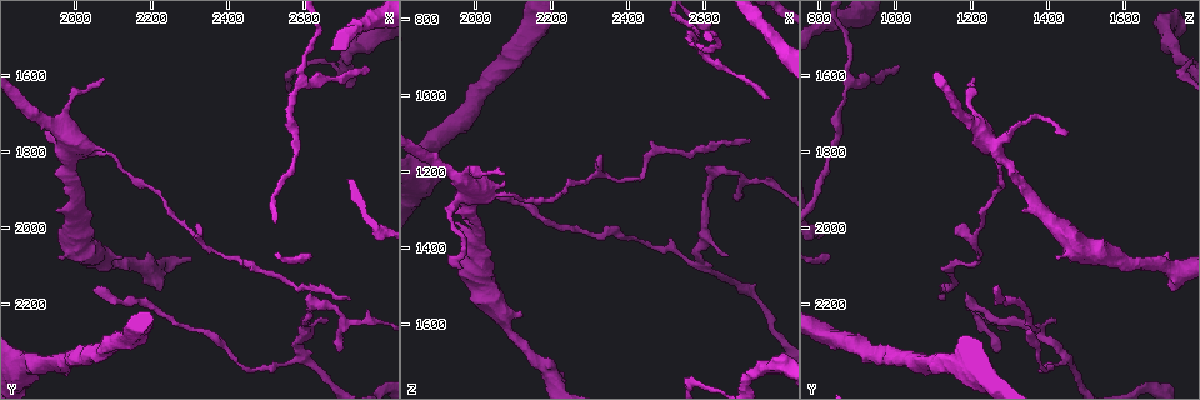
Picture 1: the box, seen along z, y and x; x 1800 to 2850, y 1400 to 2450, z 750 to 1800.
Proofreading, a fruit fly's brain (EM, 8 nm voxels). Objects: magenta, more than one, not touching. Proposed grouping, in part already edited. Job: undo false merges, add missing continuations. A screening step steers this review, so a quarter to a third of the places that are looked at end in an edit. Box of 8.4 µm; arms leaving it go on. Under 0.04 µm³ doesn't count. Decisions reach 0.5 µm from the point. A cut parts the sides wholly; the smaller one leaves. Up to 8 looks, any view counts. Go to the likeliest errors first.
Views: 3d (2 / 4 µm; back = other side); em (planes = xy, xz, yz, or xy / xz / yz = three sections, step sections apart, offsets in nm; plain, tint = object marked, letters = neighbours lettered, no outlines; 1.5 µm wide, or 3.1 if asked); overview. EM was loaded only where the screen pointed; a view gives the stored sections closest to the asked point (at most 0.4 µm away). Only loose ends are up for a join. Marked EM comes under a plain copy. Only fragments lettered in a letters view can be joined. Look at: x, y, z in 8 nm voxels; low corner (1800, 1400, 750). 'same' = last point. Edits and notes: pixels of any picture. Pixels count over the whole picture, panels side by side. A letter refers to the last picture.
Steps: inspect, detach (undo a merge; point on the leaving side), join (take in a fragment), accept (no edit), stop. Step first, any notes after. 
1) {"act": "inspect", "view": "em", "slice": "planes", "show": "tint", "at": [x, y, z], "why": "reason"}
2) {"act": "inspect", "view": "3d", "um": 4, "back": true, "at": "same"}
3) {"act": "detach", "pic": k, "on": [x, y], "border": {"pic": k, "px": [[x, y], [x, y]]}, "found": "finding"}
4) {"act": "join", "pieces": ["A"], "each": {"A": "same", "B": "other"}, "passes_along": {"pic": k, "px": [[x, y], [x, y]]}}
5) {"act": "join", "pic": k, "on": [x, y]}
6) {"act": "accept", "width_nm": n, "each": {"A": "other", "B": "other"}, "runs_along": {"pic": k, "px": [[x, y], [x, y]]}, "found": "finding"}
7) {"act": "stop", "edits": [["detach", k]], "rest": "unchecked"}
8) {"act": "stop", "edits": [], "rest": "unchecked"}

{"act": "inspect", "view": "em", "slice": "xz", "step": 4, "show": "letters", "at": [2660, 2245, 1425], "why": "thin end"}

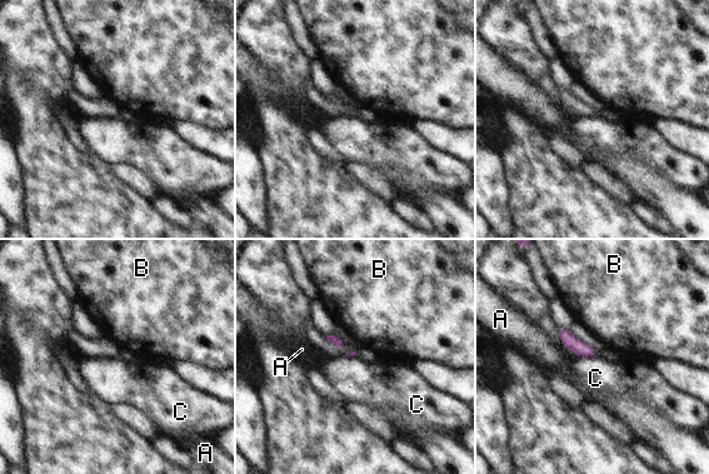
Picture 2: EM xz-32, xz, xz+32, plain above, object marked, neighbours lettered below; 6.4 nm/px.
{"act": "accept", "each": {"A": "other", "B": "other", "C": "other"}, "found": "none of them fits"}

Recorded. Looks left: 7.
{"act": "inspect", "view": "em", "slice": "xz", "step": 8, "show": "tint", "at": [2045, 2170, 1275], "why": "free end"}

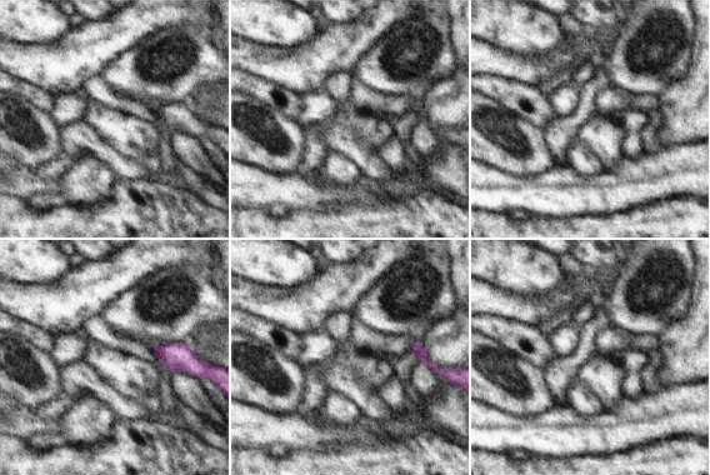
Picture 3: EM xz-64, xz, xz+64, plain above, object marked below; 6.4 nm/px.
{"act": "inspect", "view": "em", "slice": "planes", "show": "letters", "at": "same"}

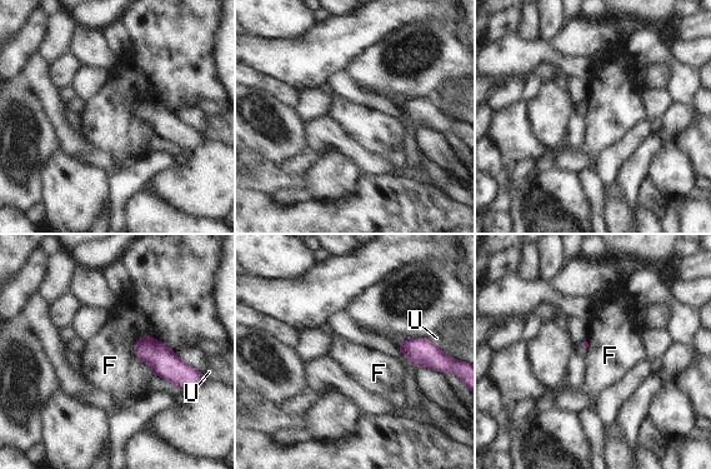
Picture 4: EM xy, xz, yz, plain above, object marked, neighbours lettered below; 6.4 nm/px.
{"act": "accept", "longest_contact_nm": ["F", 240], "each": {"F": "other", "U": "other"}, "found": "none of them fits"}

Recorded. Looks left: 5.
{"act": "inspect", "view": "3d", "um": 4, "back": true, "at": [2650, 2205, 1195], "why": "abrupt turn"}

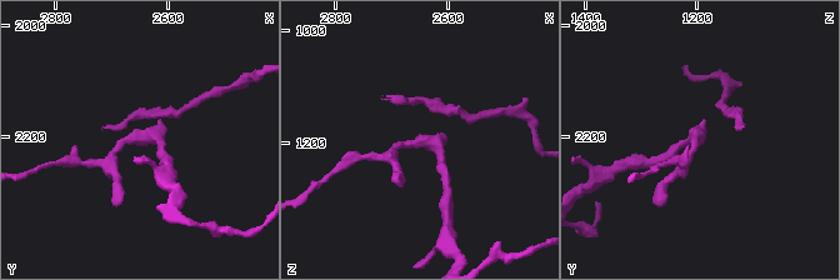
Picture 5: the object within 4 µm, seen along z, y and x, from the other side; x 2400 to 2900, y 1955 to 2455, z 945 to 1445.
{"act": "inspect", "view": "em", "slice": "xy", "step": 8, "show": "tint", "at": [2640, 2195, 1205]}

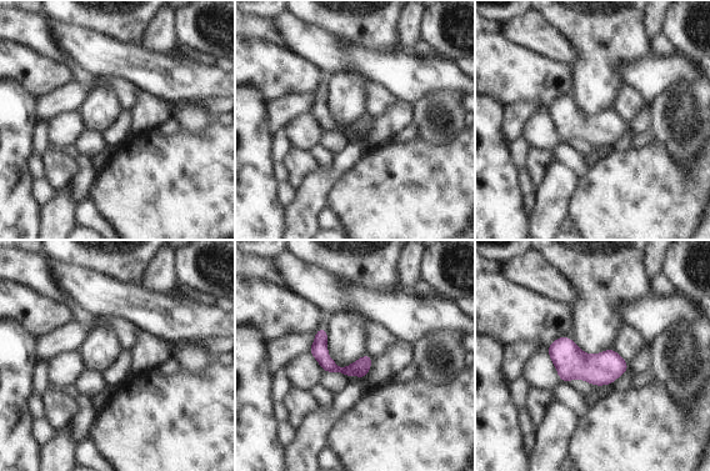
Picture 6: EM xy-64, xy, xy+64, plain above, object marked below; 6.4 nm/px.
{"act": "inspect", "view": "em", "slice": "planes", "show": "letters", "at": "same"}

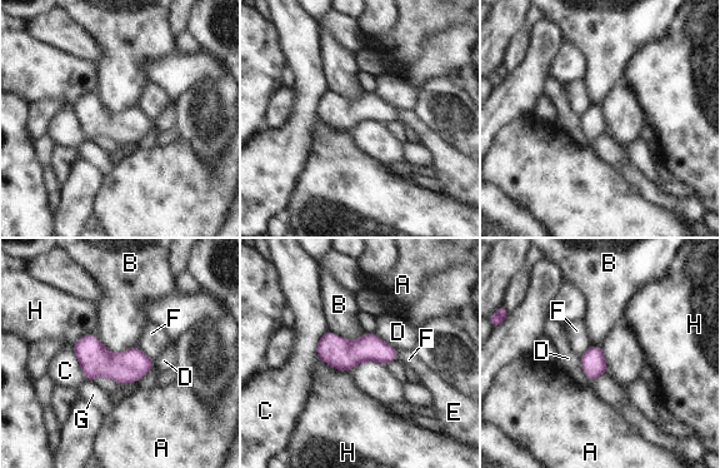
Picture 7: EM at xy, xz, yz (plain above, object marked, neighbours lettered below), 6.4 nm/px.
{"act": "accept", "longest_contact_nm": ["B", 300], "each": {"A": "other", "B": "other", "C": "other", "D": "other", "E": "other", "F": "other", "G": "other", "H": "other"}, "border": {"pic": 7, "px": [[93, 334], [111, 352], [135, 347]]}, "found": "continuous, no second neuron"}

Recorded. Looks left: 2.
{"act": "stop", "edits": [], "rest": "unchecked"}

